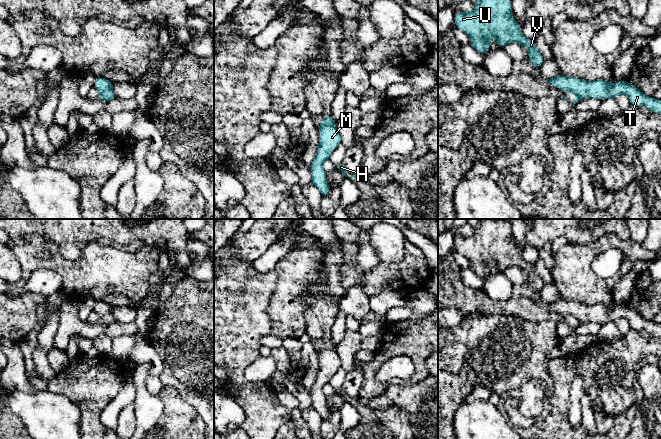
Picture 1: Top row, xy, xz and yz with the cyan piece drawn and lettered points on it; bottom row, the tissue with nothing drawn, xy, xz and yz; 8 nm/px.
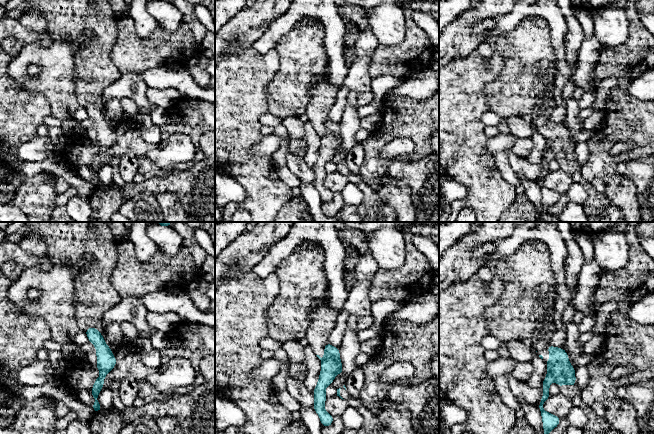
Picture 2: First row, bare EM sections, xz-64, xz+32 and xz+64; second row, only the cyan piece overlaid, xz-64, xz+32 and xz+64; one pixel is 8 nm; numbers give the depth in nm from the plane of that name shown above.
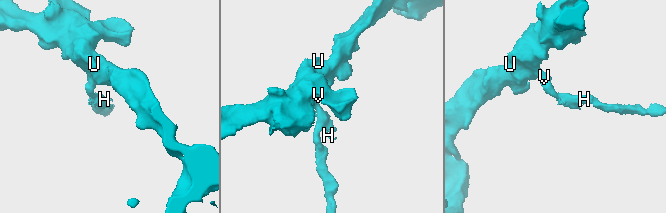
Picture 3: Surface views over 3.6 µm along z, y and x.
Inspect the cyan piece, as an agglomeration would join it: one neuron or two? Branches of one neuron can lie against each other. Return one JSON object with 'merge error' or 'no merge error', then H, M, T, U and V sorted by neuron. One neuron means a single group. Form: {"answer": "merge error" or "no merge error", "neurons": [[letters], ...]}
{"answer": "merge error", "neurons": [["H"], ["M", "T", "U", "V"]]}

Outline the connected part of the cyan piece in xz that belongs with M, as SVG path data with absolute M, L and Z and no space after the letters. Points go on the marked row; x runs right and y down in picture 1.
M323 118L319 126L319 144L316 156L310 166L312 173L311 183L319 189L322 197L328 196L330 192L330 186L326 181L327 173L323 166L341 142L342 138L336 125L326 122Z

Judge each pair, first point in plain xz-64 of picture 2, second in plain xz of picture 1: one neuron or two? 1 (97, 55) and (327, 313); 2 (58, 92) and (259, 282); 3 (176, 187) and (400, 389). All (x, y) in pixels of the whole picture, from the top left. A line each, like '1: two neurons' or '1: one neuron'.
1: one neuron
2: two neurons
3: one neuron

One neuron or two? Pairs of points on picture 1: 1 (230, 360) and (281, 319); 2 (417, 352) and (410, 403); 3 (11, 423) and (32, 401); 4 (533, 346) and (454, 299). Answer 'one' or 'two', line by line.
1: two
2: two
3: two
4: two

